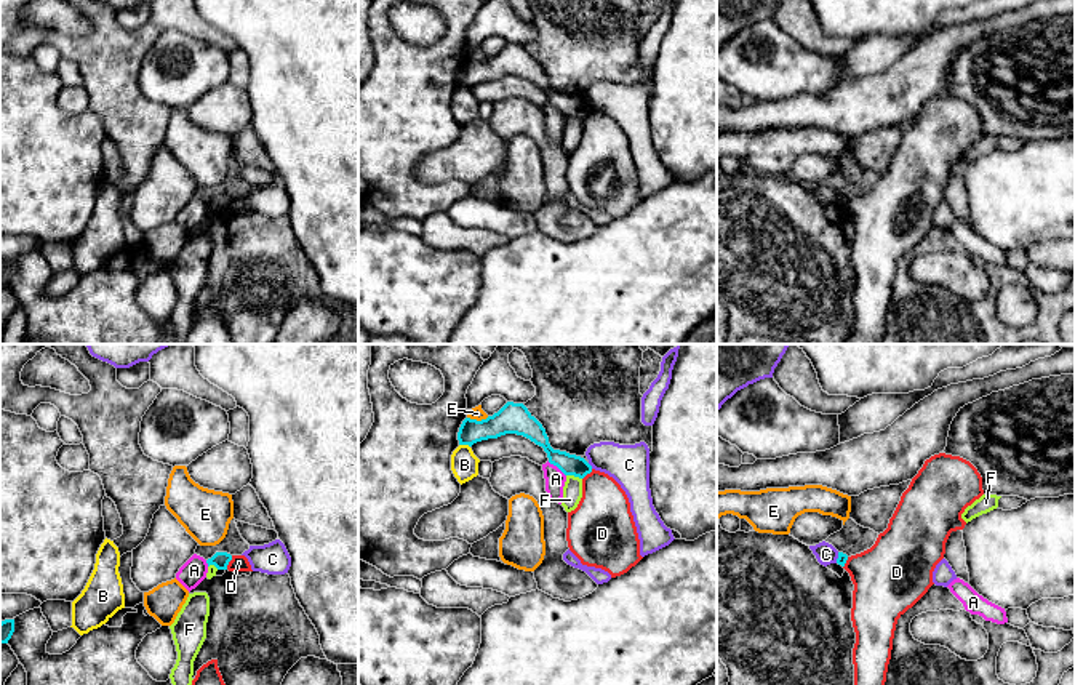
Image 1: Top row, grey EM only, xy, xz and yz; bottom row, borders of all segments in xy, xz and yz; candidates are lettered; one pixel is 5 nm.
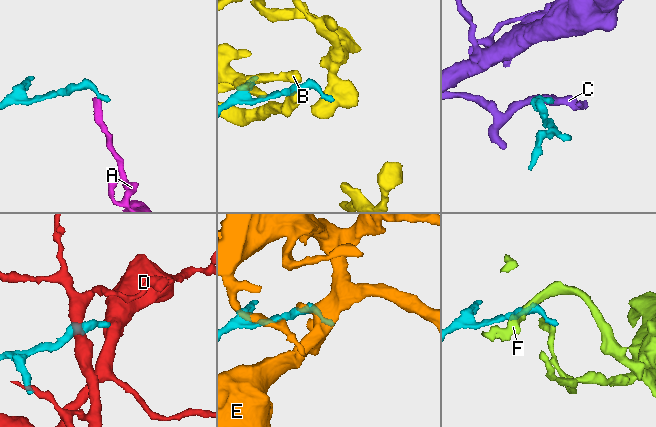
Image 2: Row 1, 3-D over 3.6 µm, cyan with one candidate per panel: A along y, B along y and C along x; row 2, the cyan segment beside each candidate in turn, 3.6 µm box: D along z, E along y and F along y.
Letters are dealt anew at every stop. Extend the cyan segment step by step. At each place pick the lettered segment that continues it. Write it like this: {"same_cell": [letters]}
{"same_cell": []}

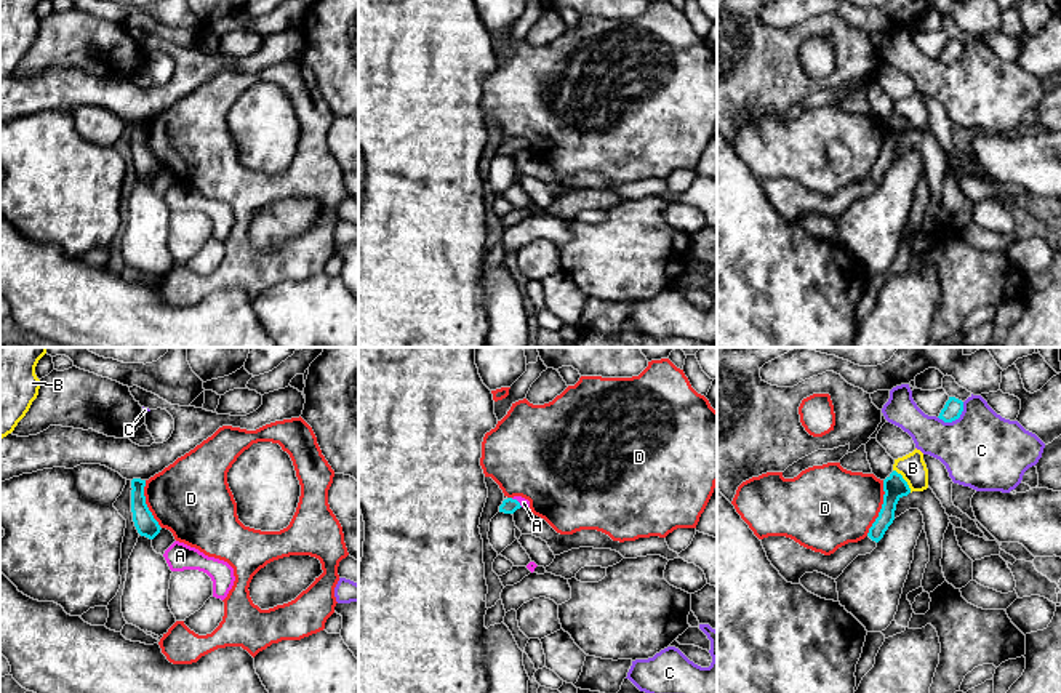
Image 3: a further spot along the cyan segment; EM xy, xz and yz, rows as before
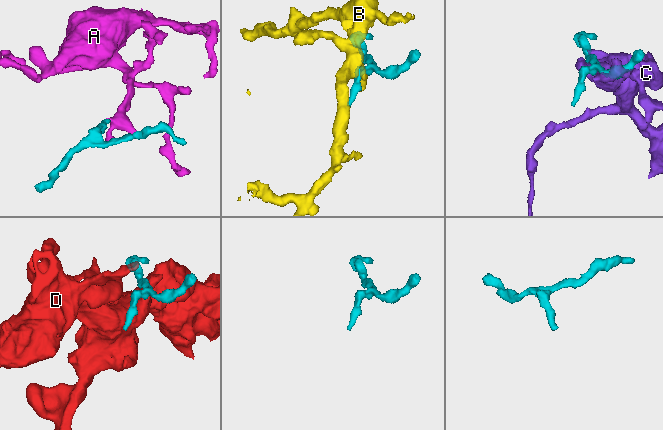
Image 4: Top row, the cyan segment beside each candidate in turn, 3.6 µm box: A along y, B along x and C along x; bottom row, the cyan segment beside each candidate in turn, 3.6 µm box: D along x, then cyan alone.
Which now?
{"same_cell": ["A"]}

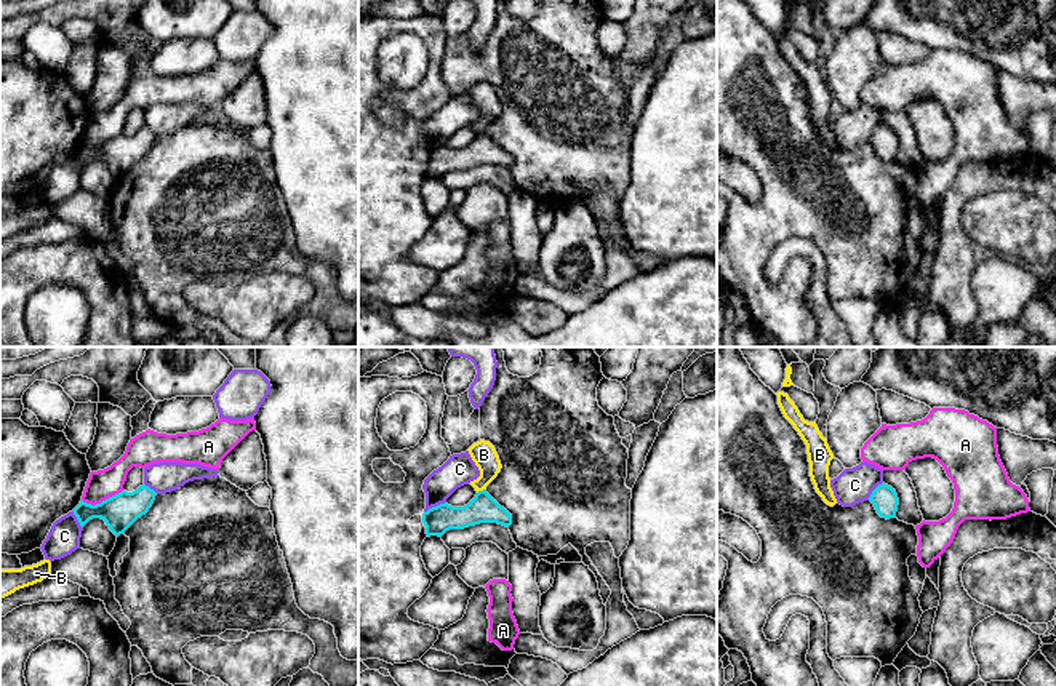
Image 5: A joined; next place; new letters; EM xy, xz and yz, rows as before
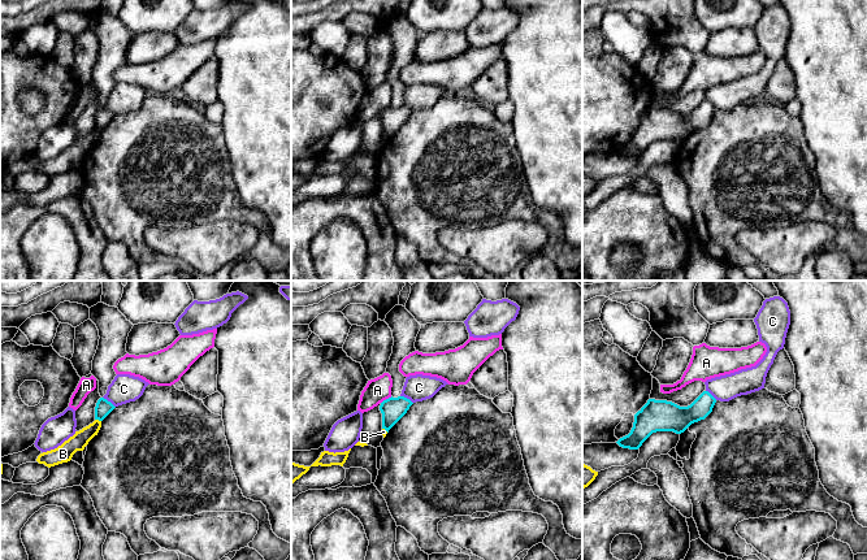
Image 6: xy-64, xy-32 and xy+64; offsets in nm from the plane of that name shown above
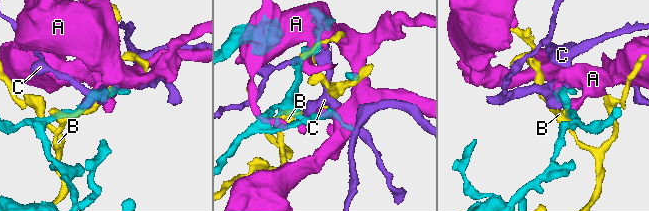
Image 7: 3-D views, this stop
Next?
{"same_cell": []}

